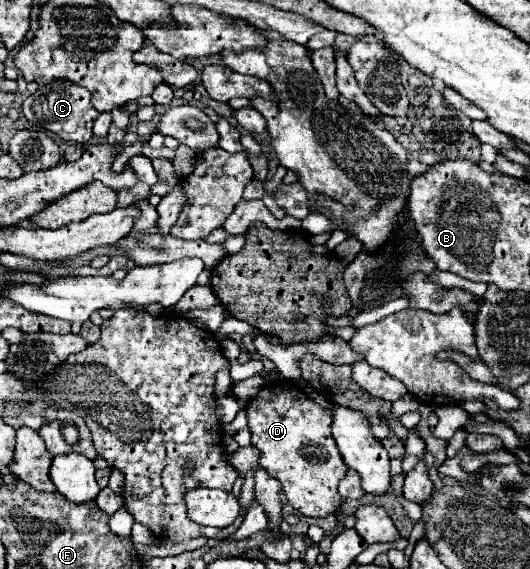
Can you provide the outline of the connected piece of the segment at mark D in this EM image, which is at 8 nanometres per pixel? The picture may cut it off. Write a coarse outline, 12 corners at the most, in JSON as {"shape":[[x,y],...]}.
{"shape":[[276,380],[246,406],[260,466],[304,516],[342,504],[330,412]]}

